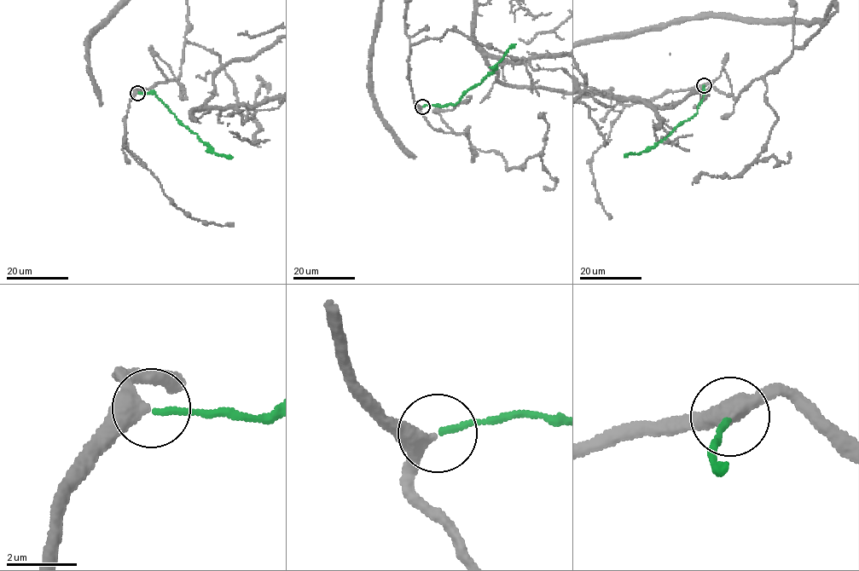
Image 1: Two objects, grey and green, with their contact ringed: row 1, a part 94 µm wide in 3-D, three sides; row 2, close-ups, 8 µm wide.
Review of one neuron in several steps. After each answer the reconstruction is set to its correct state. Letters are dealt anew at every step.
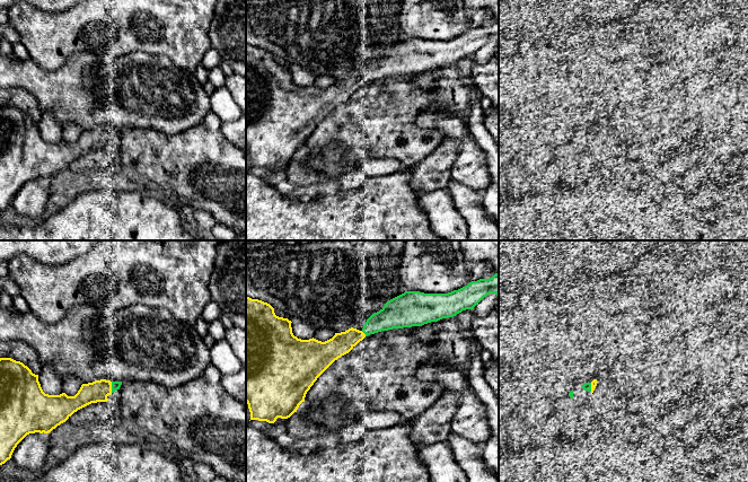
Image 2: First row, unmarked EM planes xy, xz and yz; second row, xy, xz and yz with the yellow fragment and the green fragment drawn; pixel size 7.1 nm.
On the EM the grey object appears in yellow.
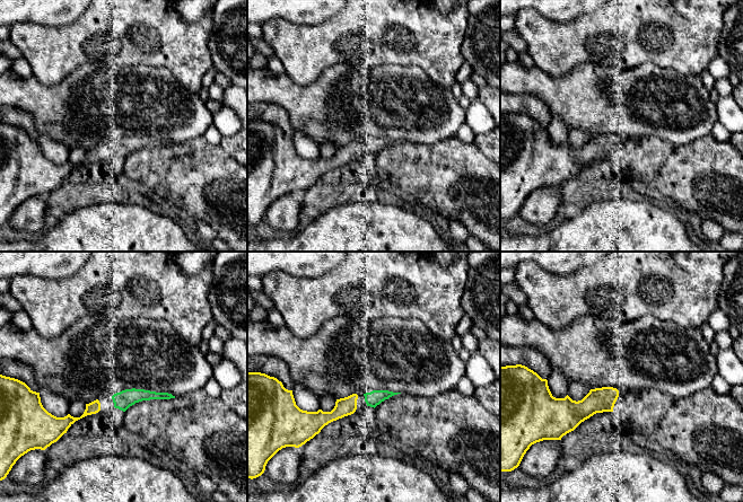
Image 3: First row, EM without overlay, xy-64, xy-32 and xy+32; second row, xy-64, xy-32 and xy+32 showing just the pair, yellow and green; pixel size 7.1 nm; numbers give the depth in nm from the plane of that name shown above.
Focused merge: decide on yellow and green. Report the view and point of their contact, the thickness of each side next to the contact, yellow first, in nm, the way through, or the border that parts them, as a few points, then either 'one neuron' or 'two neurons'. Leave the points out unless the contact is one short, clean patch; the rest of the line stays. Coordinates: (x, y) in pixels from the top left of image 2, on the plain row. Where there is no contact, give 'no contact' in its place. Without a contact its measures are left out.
contact xy (111, 134); calibres 150 and 60 nm; one neuron

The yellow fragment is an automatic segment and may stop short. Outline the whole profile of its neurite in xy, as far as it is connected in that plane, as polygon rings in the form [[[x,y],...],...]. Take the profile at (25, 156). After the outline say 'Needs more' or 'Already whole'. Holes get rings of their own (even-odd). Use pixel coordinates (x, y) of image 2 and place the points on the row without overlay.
[[[0,105],[0,212],[11,205],[17,192],[29,181],[49,181],[65,169],[78,157],[97,149],[107,149],[107,143],[120,137],[122,129],[106,126],[82,131],[74,143],[45,141],[38,122],[20,108]]]. Needs more

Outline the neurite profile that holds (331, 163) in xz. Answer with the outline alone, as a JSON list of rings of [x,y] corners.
[[[332,142],[319,156],[314,156],[306,148],[302,149],[297,157],[297,160],[307,168],[319,173],[322,176],[326,175],[331,178],[337,178],[344,174],[361,169],[366,161],[345,161],[344,155],[345,152],[338,144]]]

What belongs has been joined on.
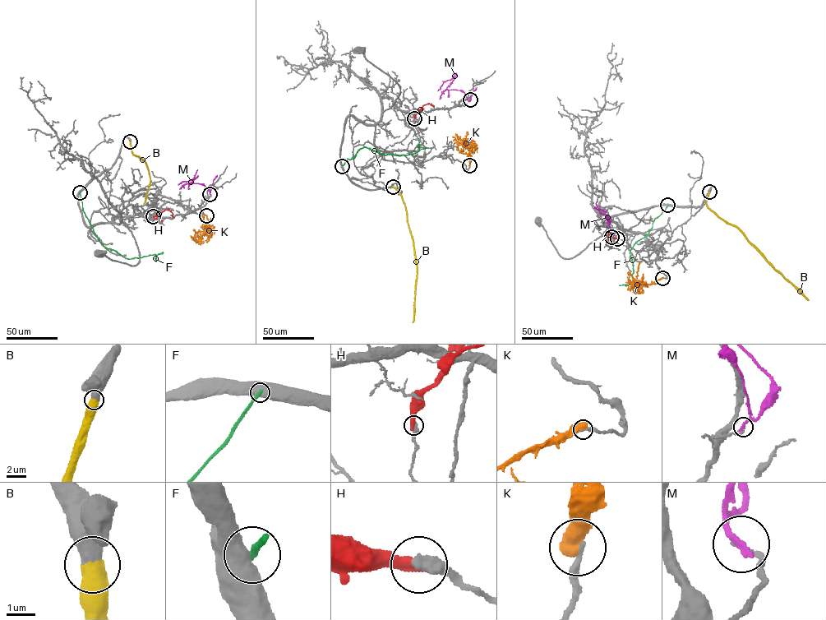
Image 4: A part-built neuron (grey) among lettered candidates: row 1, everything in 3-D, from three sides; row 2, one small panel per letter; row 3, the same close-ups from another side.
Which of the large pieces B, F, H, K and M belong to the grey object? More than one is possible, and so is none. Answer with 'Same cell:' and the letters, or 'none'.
Same cell: B

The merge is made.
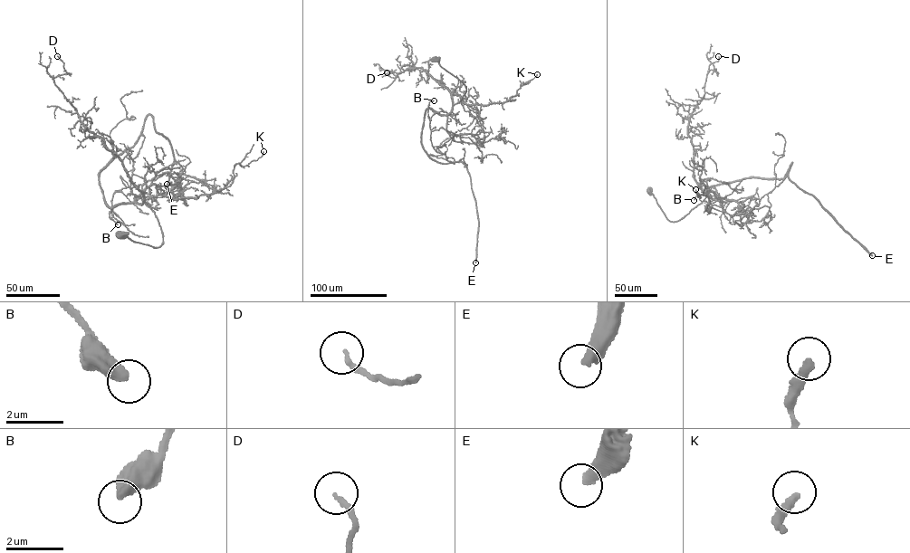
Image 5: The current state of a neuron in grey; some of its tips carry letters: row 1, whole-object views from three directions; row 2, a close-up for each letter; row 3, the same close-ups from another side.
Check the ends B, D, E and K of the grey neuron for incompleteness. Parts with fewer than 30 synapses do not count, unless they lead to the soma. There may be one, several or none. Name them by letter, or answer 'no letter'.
E

